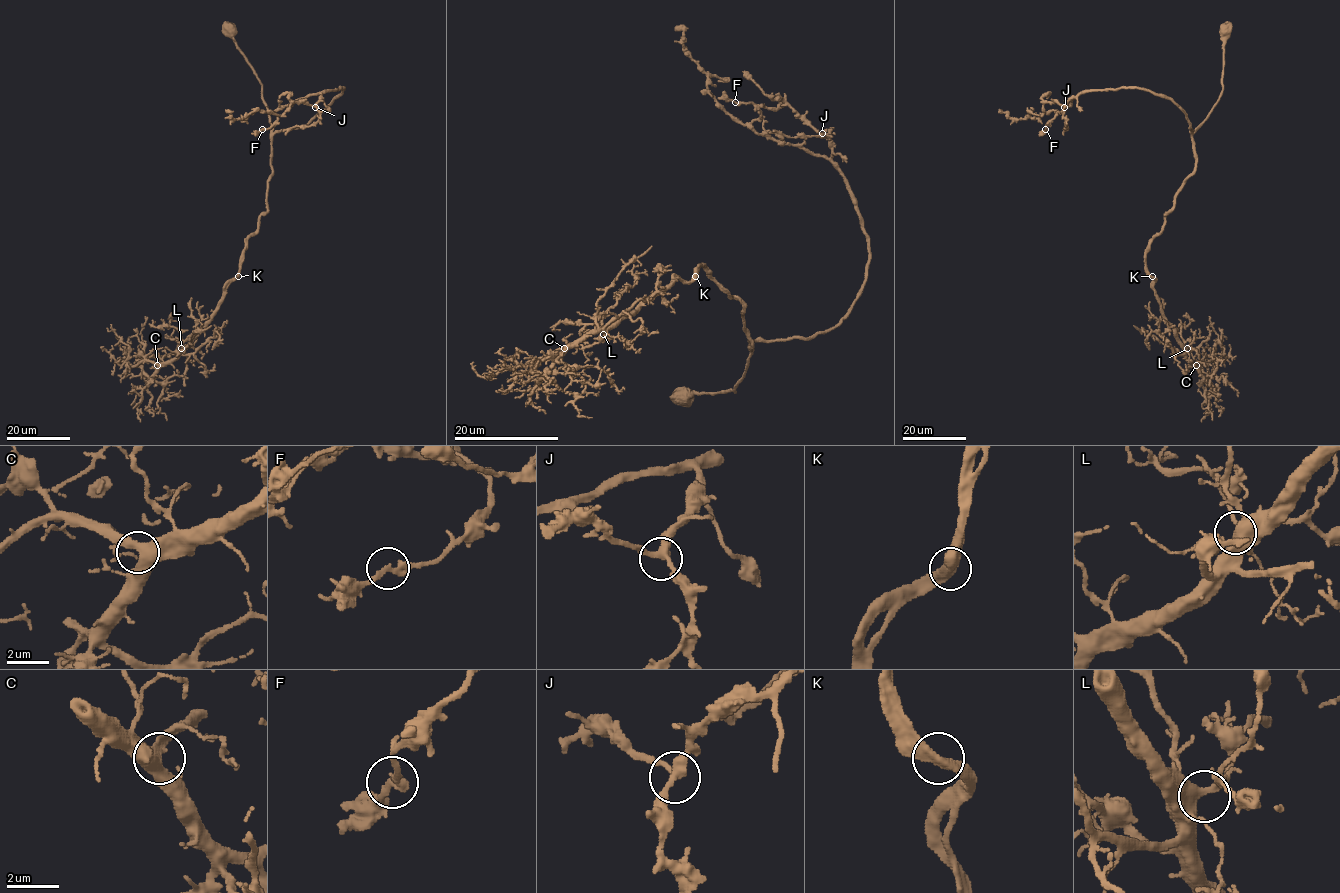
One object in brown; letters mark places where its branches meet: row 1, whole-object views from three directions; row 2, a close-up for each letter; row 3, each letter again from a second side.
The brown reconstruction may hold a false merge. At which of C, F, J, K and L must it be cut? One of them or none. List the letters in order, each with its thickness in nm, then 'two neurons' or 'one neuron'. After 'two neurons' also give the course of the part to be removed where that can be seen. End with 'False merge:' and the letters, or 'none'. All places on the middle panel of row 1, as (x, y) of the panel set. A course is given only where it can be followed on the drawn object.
C: 420 nm thick; one neuron
F: 260 nm thick; one neuron
J: 280 nm thick; one neuron
K: 460 nm thick; one neuron
L: 360 nm thick; one neuron
False merge: none

